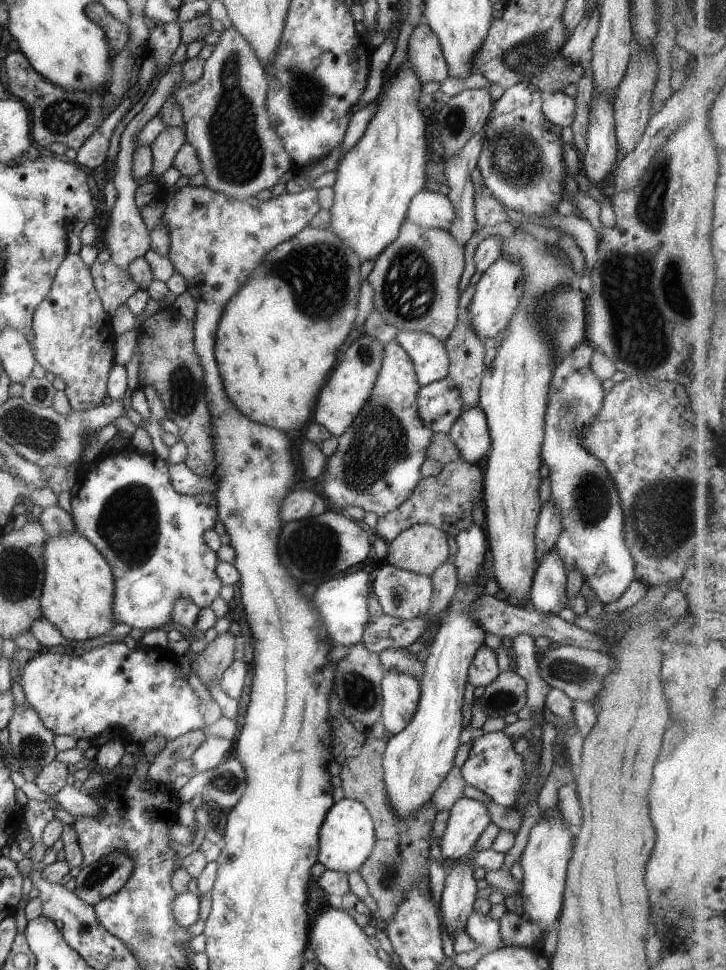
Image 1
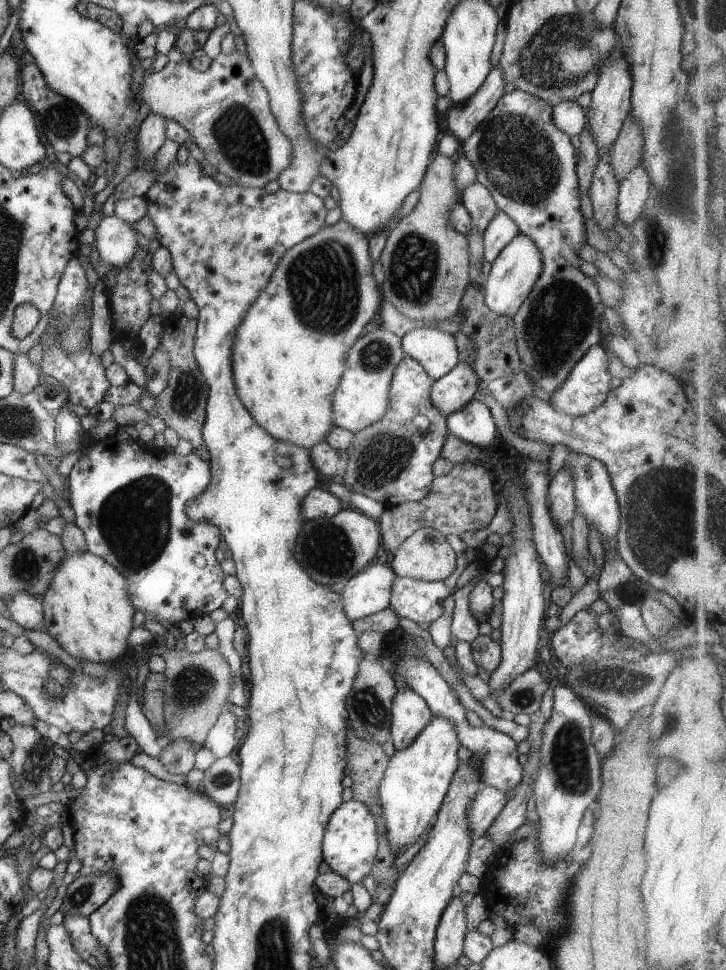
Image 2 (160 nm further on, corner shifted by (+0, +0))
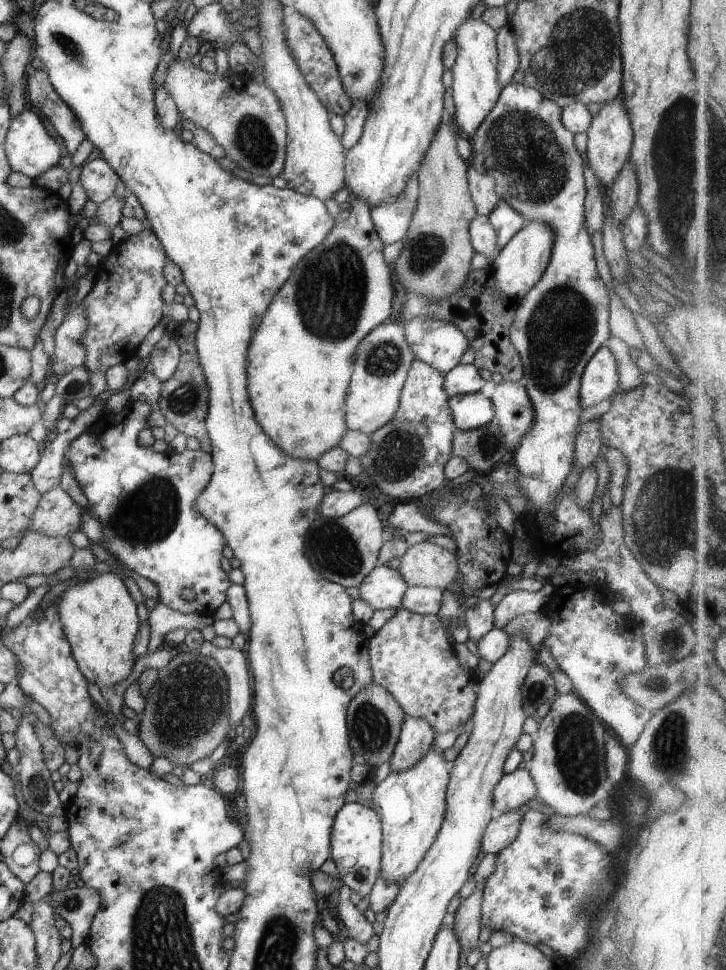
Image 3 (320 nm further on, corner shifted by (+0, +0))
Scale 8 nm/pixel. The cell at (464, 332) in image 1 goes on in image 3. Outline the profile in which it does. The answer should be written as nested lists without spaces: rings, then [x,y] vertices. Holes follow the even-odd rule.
[[[471,164],[466,168],[466,179],[469,192],[473,195],[473,204],[477,215],[485,215],[491,212],[491,209],[499,200],[495,193],[495,181],[488,174],[477,172]]]

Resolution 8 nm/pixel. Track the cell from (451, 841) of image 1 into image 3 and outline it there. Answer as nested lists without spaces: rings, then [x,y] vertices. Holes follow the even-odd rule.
[[[527,766],[505,773],[501,775],[492,792],[492,816],[518,809],[535,796],[536,786]]]

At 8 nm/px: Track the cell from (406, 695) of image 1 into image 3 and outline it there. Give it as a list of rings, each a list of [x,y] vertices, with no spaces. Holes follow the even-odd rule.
[[[404,715],[404,721],[390,756],[390,770],[399,772],[411,768],[432,746],[435,736],[431,725],[419,717]]]

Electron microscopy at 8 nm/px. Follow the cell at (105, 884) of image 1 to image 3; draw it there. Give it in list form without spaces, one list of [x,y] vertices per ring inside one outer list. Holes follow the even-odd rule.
[[[79,884],[64,890],[51,890],[49,894],[49,900],[44,902],[49,903],[72,930],[71,948],[86,944],[92,918],[99,910],[99,893],[85,884]]]

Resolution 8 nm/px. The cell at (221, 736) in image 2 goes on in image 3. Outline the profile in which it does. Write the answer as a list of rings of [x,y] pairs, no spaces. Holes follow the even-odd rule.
[[[203,641],[197,651],[204,657],[211,657],[221,667],[228,679],[227,716],[230,724],[245,719],[252,704],[251,675],[247,670],[245,656],[232,647],[220,648],[209,641]]]

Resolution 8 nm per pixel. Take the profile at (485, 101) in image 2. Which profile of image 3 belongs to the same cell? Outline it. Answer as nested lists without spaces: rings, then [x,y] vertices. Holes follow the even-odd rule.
[[[509,24],[496,30],[496,59],[497,78],[501,90],[511,80],[511,76],[518,68],[515,35]]]

